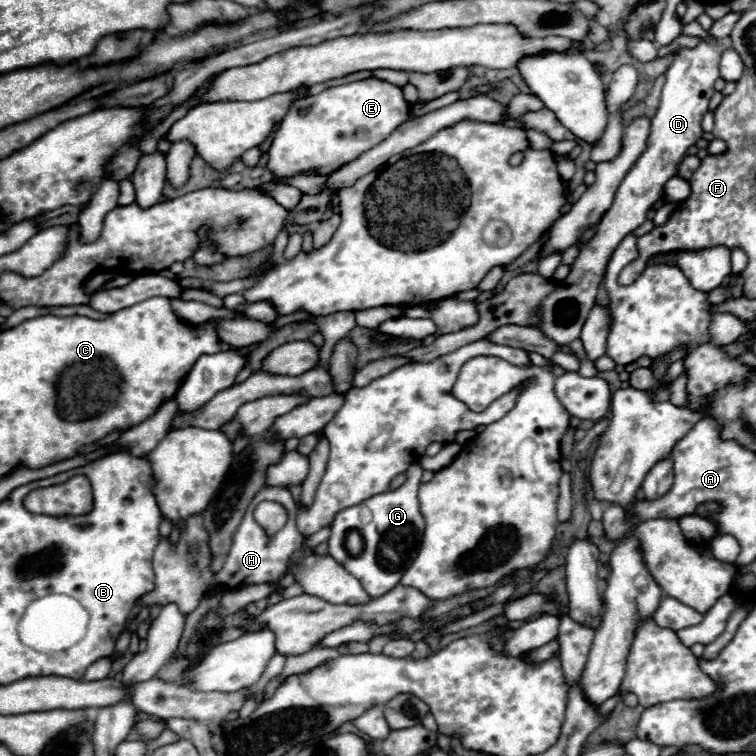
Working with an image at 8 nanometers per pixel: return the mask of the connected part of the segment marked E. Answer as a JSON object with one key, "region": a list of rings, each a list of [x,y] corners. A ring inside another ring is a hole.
{"region":[[[378,78],[350,82],[328,88],[318,96],[298,98],[274,132],[266,168],[274,178],[288,178],[308,172],[328,176],[336,168],[342,168],[366,150],[384,142],[408,118],[410,104],[404,100],[402,90]],[[300,108],[308,108],[308,114],[300,116]]]}

